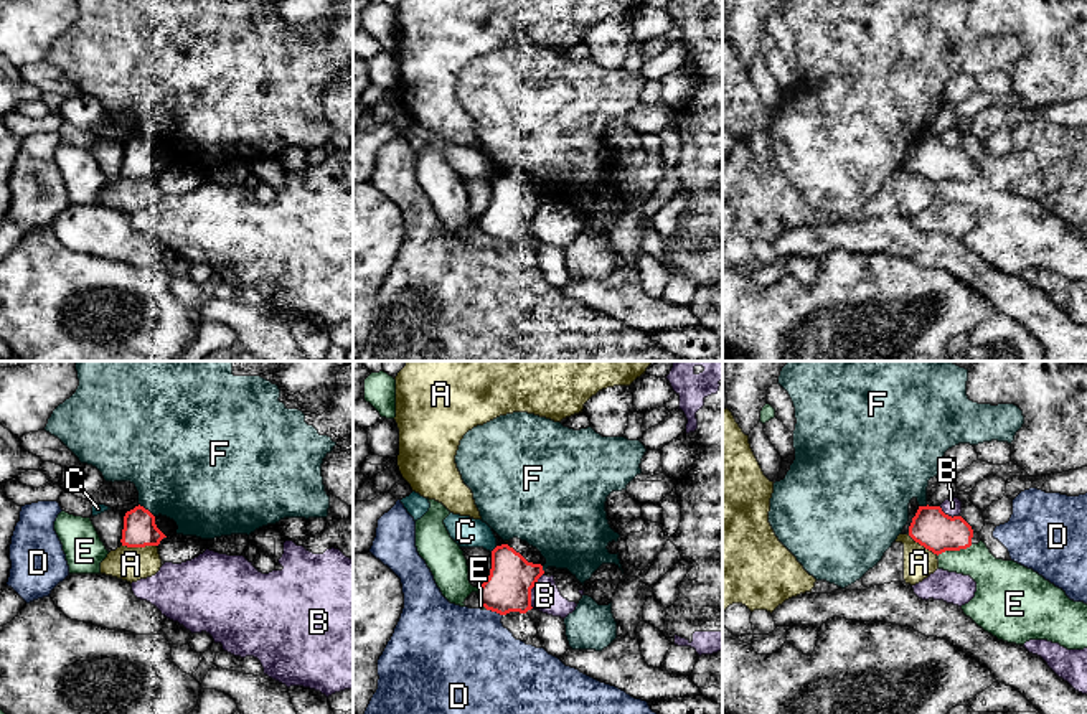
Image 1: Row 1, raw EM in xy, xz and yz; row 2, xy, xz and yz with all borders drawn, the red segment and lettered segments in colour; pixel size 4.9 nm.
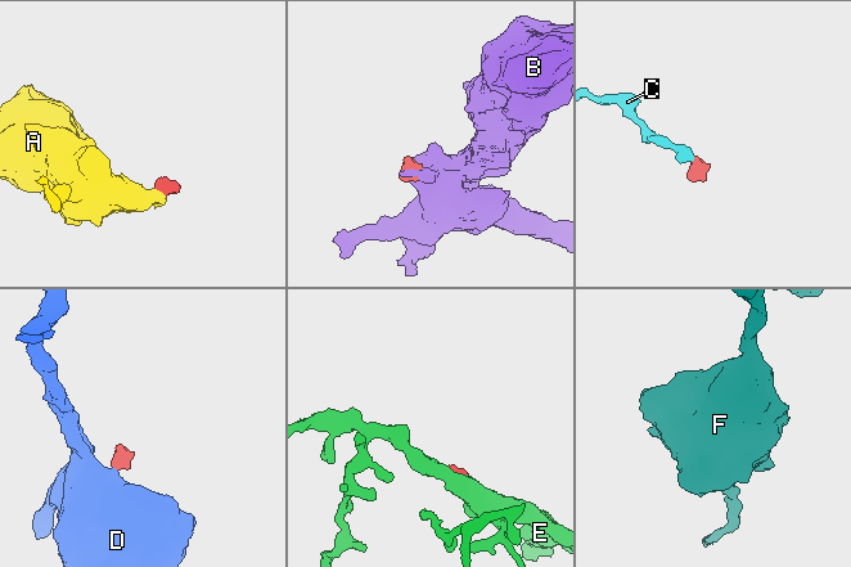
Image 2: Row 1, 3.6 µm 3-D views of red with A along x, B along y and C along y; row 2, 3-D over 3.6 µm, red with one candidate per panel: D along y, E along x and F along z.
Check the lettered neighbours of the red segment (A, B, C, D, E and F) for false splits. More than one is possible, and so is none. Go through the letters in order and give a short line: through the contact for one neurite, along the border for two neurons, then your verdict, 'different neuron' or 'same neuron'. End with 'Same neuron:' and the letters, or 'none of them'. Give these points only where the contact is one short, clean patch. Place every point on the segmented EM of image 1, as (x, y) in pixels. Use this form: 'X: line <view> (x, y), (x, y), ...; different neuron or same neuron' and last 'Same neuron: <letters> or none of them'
A: different neuron
B: different neuron
C: different neuron
D: different neuron
E: different neuron
F: same neuron
Same neuron: F

